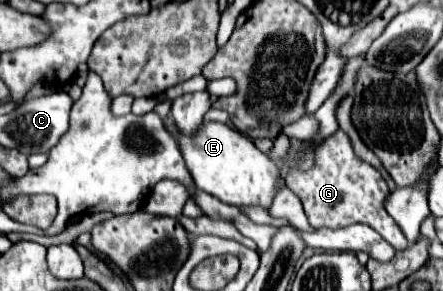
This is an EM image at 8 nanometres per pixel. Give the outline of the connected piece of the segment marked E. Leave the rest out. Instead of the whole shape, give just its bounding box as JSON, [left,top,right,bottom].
[165,116,279,208]

